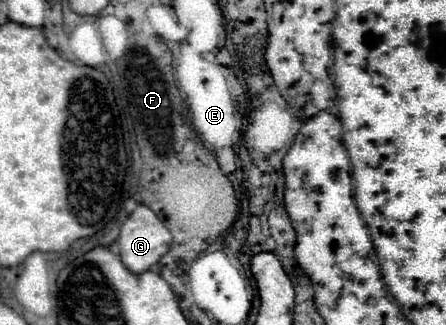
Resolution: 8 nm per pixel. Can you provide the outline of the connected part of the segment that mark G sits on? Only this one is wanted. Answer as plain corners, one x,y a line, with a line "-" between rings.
140,203
122,223
116,241
122,263
132,273
144,273
168,251
172,235
156,213

